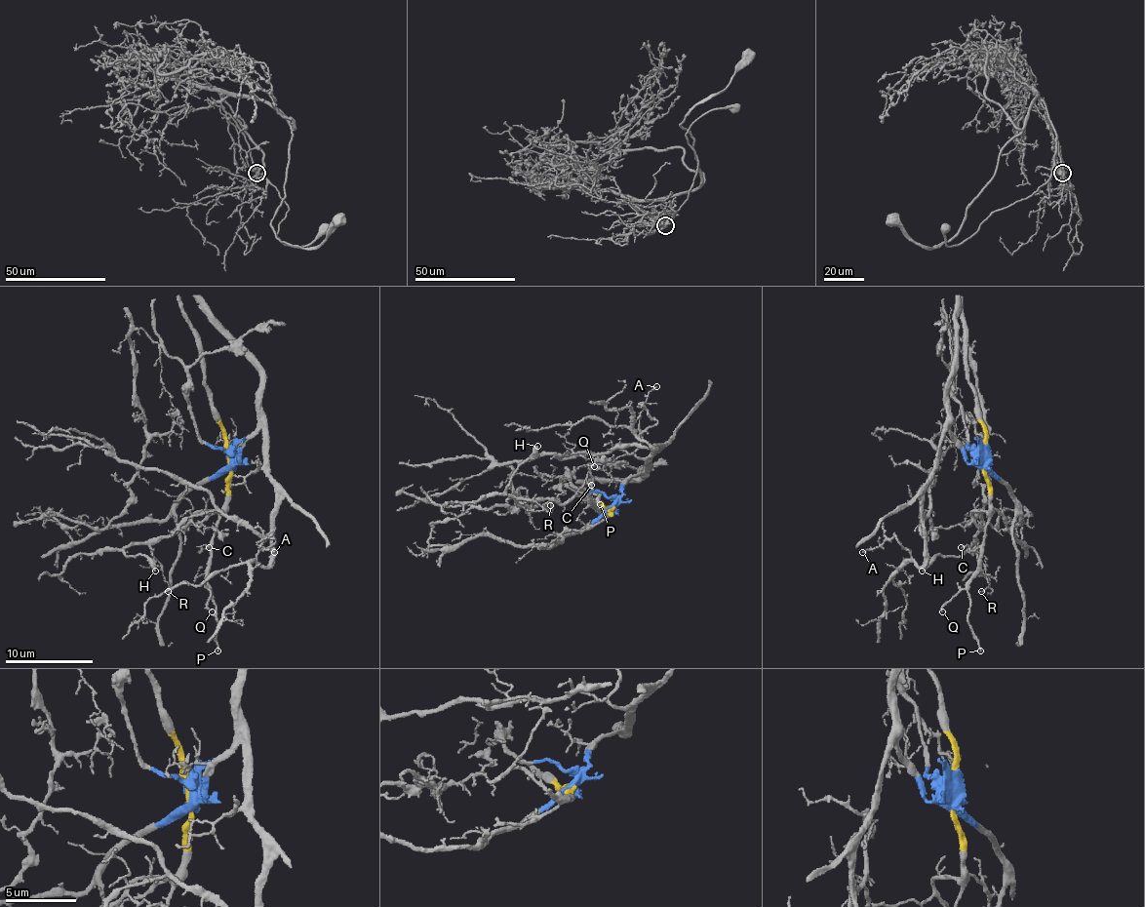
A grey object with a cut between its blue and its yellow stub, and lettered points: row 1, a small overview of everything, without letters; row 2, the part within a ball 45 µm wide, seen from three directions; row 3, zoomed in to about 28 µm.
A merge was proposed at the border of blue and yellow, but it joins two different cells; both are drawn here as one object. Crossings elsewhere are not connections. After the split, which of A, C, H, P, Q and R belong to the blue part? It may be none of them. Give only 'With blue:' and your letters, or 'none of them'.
With blue: A

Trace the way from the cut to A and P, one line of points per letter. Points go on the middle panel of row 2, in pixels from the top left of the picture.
A: (611, 509), (622, 487), (647, 467), (657, 448), (640, 434), (657, 421), (644, 404), (657, 386)
P: (611, 509), (609, 513), (603, 513), (589, 493), (600, 492), (600, 504)

